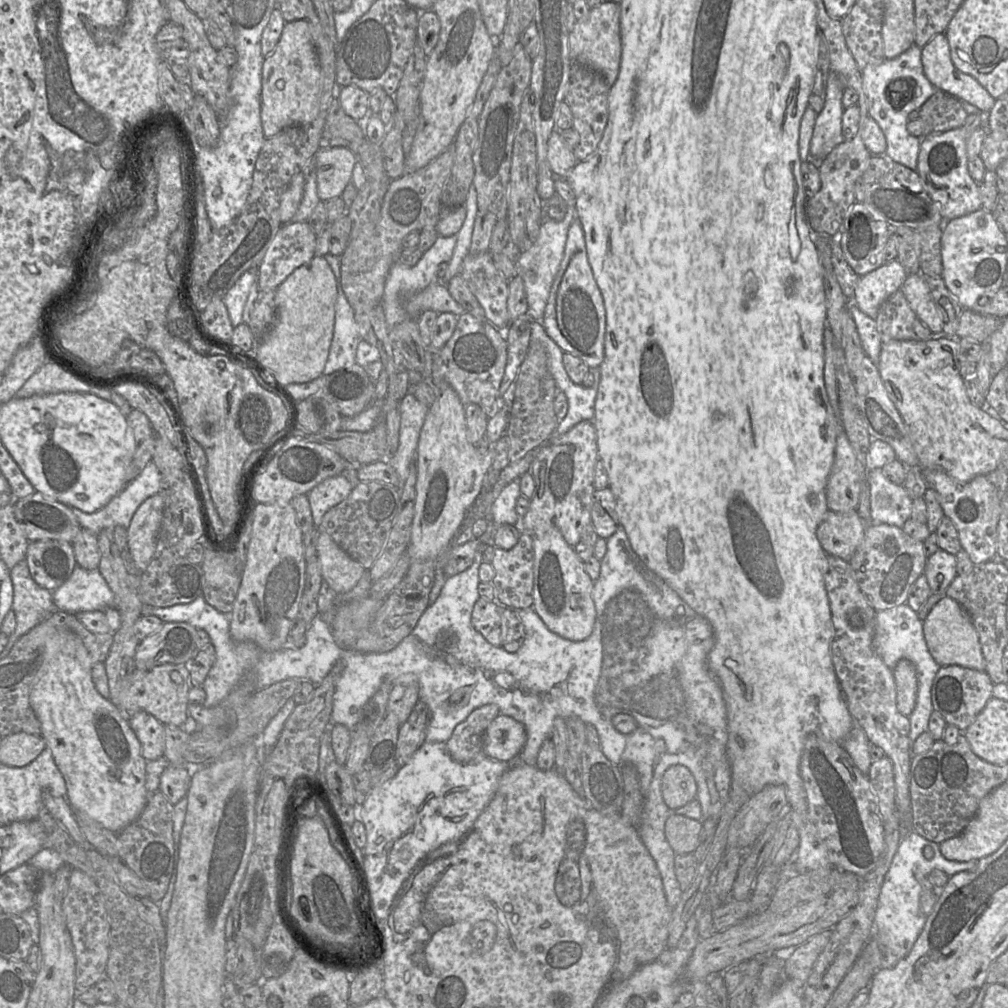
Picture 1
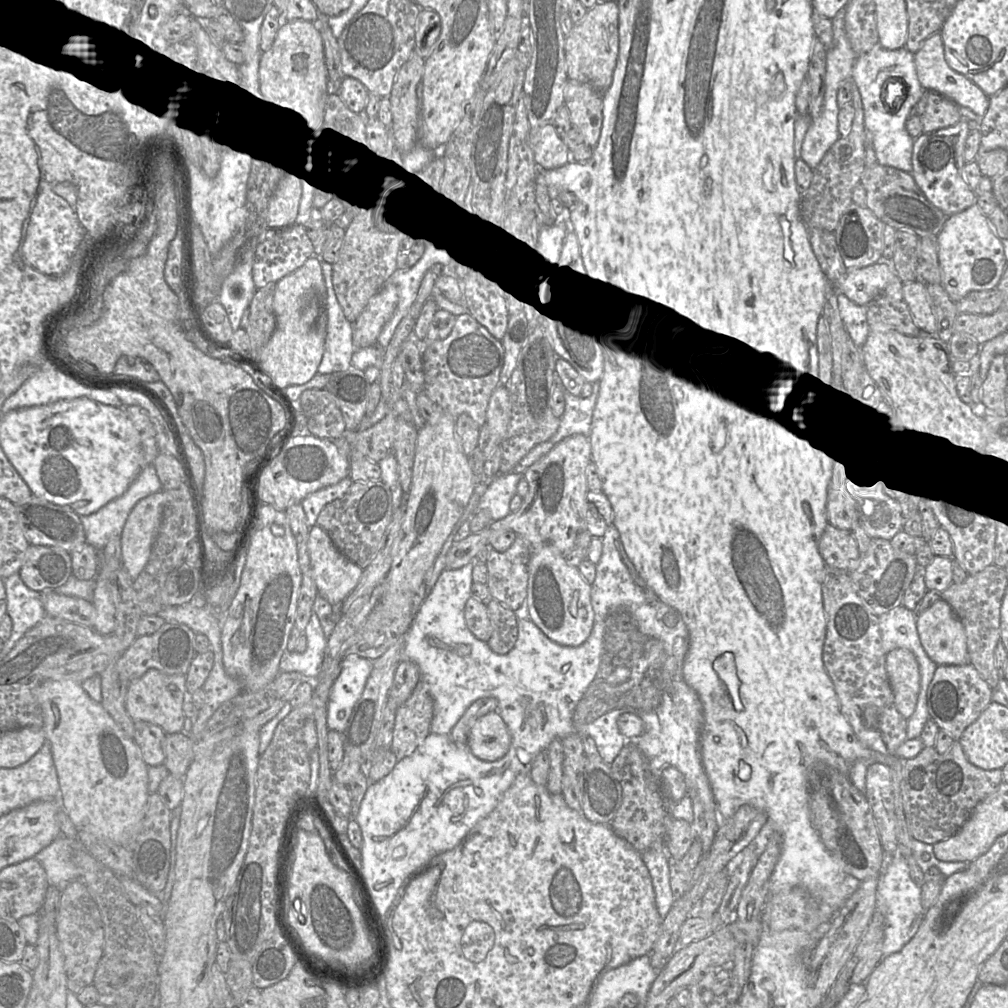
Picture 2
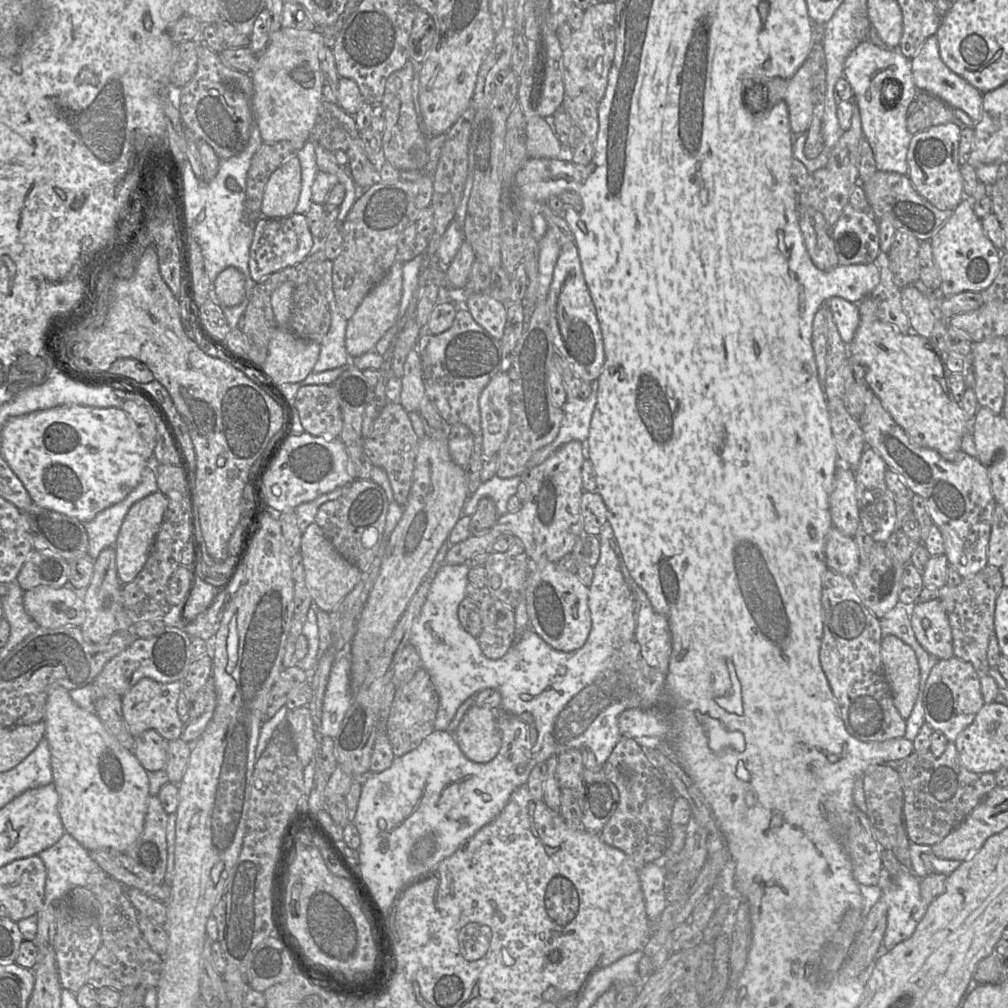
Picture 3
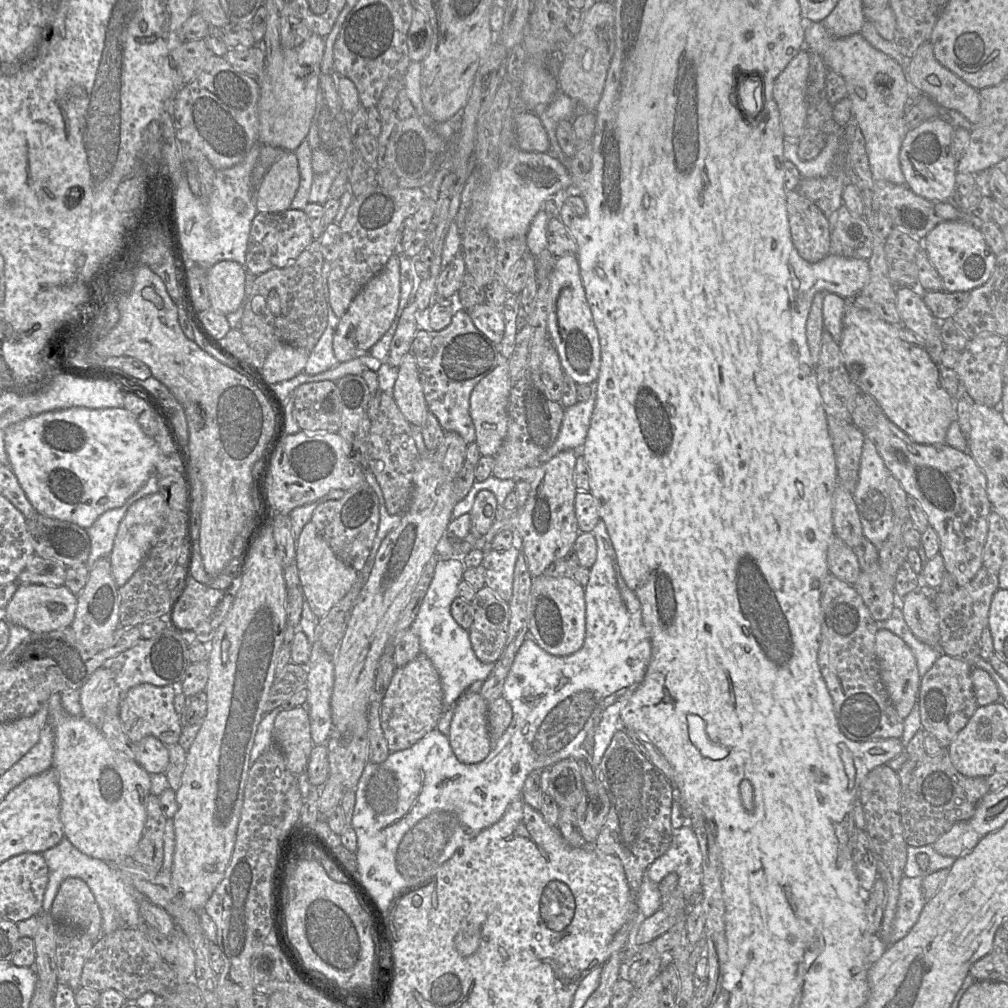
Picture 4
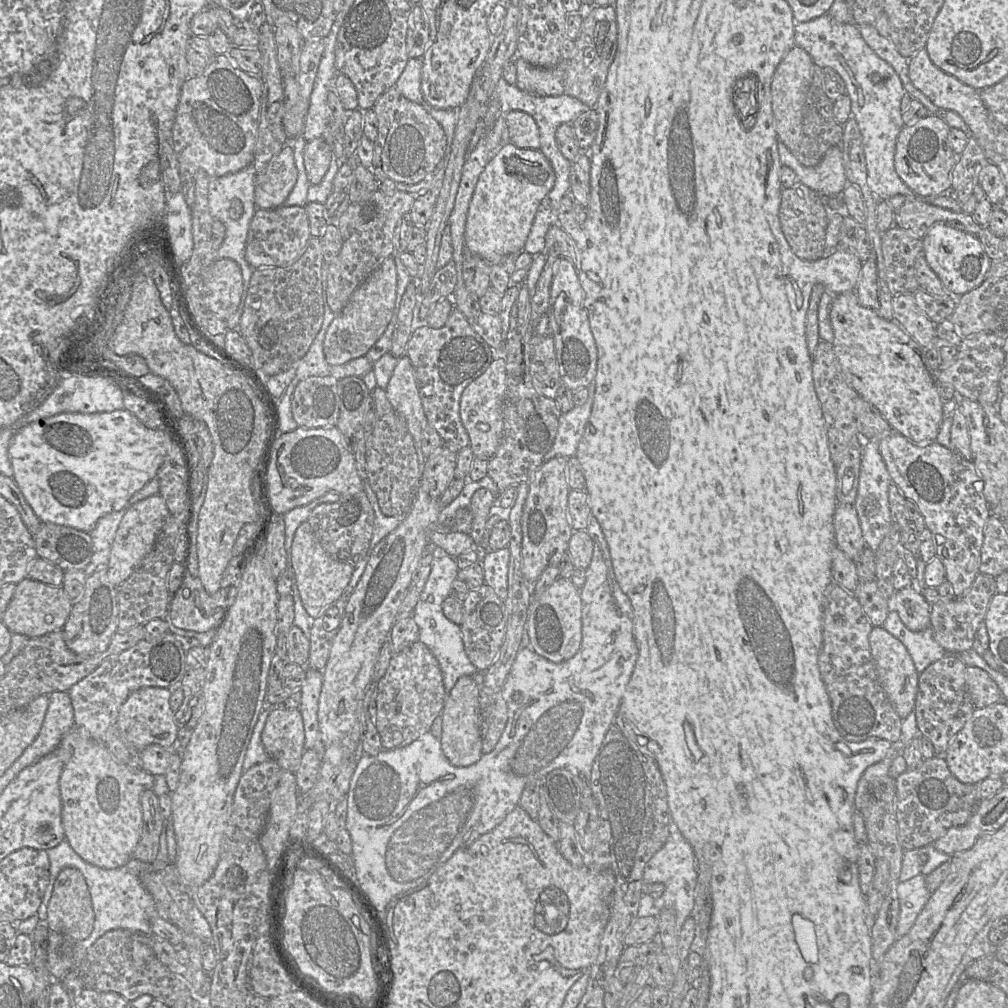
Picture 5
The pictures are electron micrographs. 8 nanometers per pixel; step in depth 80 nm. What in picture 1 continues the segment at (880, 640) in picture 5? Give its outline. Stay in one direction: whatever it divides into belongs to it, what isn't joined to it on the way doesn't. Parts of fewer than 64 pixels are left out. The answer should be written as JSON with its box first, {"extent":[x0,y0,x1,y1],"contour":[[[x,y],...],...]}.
{"extent":[892,659,918,717],"contour":[[[901,659],[892,670],[897,693],[897,708],[901,714],[909,717],[914,711],[918,692],[918,678],[914,664]]]}

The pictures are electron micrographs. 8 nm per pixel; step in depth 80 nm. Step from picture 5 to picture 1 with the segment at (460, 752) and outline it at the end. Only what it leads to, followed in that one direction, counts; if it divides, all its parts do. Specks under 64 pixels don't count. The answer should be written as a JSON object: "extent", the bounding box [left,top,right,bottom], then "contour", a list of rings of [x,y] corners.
{"extent":[483,714,526,762],"contour":[[[499,714],[483,737],[483,755],[499,761],[515,762],[526,742],[526,731],[520,722]]]}

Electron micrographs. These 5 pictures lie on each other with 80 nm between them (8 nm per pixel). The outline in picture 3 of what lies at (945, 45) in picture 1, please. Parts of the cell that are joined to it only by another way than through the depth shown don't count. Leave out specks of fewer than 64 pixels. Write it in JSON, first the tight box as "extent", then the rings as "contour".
{"extent":[911,35,983,123],"contour":[[[936,35],[930,36],[924,42],[917,54],[911,58],[911,65],[914,81],[919,91],[928,92],[940,98],[951,108],[963,110],[975,123],[979,122],[982,115],[983,93],[943,62]]]}

